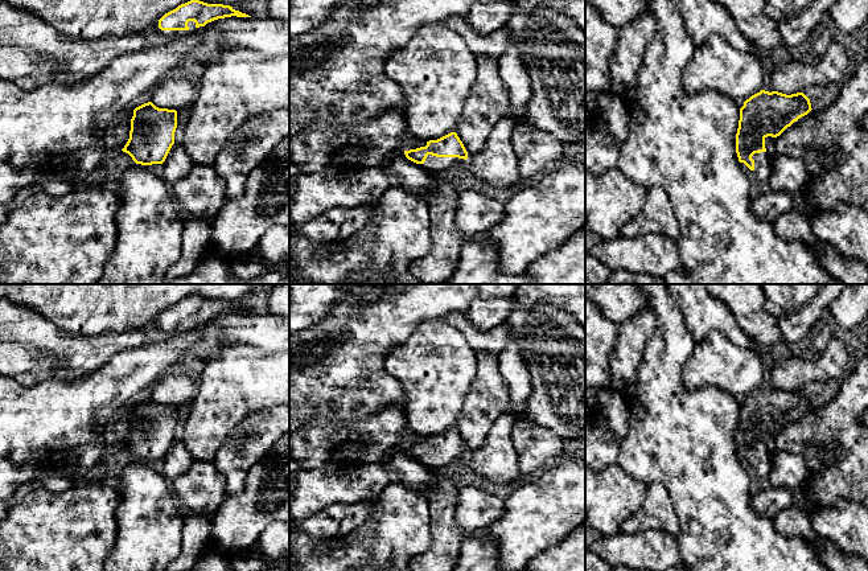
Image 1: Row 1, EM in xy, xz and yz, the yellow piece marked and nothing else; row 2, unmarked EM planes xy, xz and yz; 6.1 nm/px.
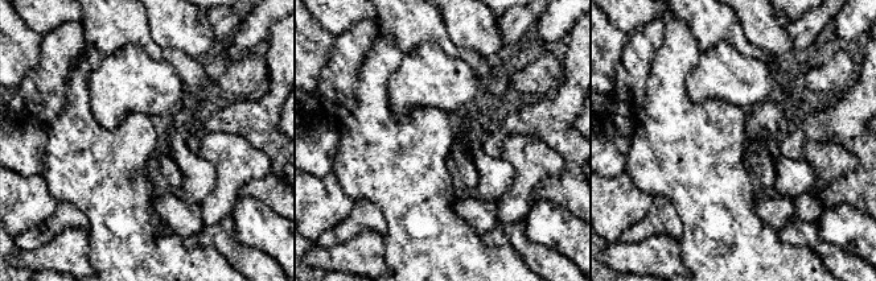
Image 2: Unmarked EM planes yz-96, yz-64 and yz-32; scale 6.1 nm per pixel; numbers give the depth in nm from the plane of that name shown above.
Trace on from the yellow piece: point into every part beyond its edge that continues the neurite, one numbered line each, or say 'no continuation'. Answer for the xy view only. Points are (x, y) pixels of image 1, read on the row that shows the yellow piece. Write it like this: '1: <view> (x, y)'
1: xy (171, 35)

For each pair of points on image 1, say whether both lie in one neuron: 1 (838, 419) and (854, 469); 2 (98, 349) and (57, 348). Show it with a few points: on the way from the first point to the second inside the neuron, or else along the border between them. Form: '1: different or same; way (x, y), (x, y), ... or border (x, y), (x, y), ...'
1: same; way (842, 431), (842, 439), (851, 448), (852, 457)
2: same; way (87, 349), (68, 349)

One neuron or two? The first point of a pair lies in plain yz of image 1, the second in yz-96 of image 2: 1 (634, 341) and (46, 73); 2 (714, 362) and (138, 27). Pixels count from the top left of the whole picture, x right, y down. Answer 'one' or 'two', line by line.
1: one
2: two

